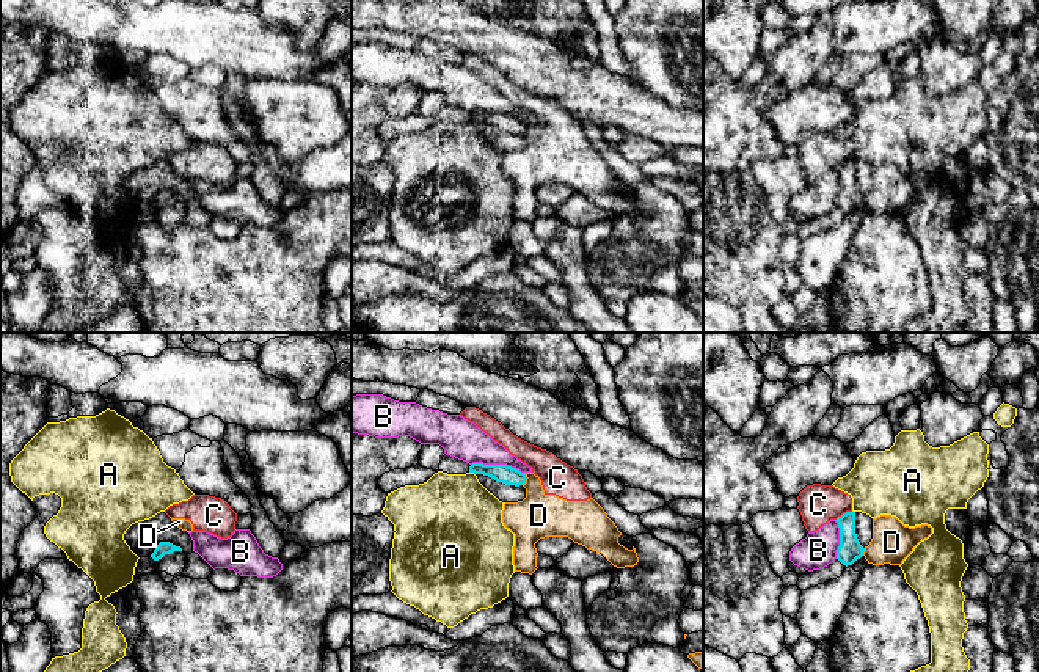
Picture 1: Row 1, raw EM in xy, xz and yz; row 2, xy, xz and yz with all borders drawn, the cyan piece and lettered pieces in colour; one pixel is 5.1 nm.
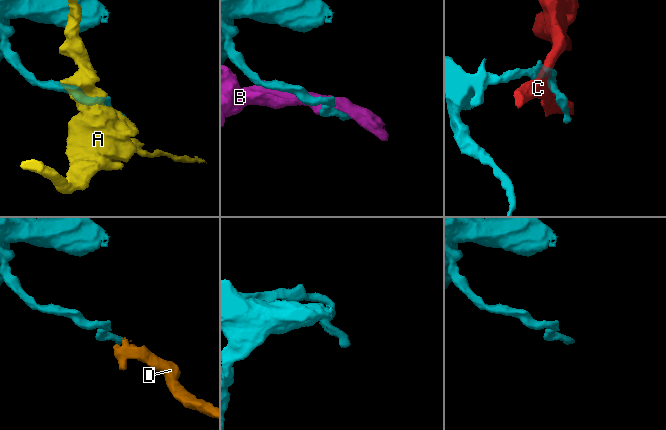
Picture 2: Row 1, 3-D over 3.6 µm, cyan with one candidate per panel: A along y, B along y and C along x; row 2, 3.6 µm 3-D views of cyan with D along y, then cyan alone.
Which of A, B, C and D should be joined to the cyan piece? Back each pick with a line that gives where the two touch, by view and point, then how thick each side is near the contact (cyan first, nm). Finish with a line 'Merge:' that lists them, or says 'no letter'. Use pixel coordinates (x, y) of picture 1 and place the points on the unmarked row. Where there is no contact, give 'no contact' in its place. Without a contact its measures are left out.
Merge: no letter

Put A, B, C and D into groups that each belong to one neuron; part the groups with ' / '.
A / B / C D

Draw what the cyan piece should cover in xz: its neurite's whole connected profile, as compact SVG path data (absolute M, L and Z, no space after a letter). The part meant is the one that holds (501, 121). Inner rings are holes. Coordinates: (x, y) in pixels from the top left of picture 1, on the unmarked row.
M472 111L469 115L469 121L483 122L494 127L496 130L515 135L524 133L527 127L524 121L507 113Z

